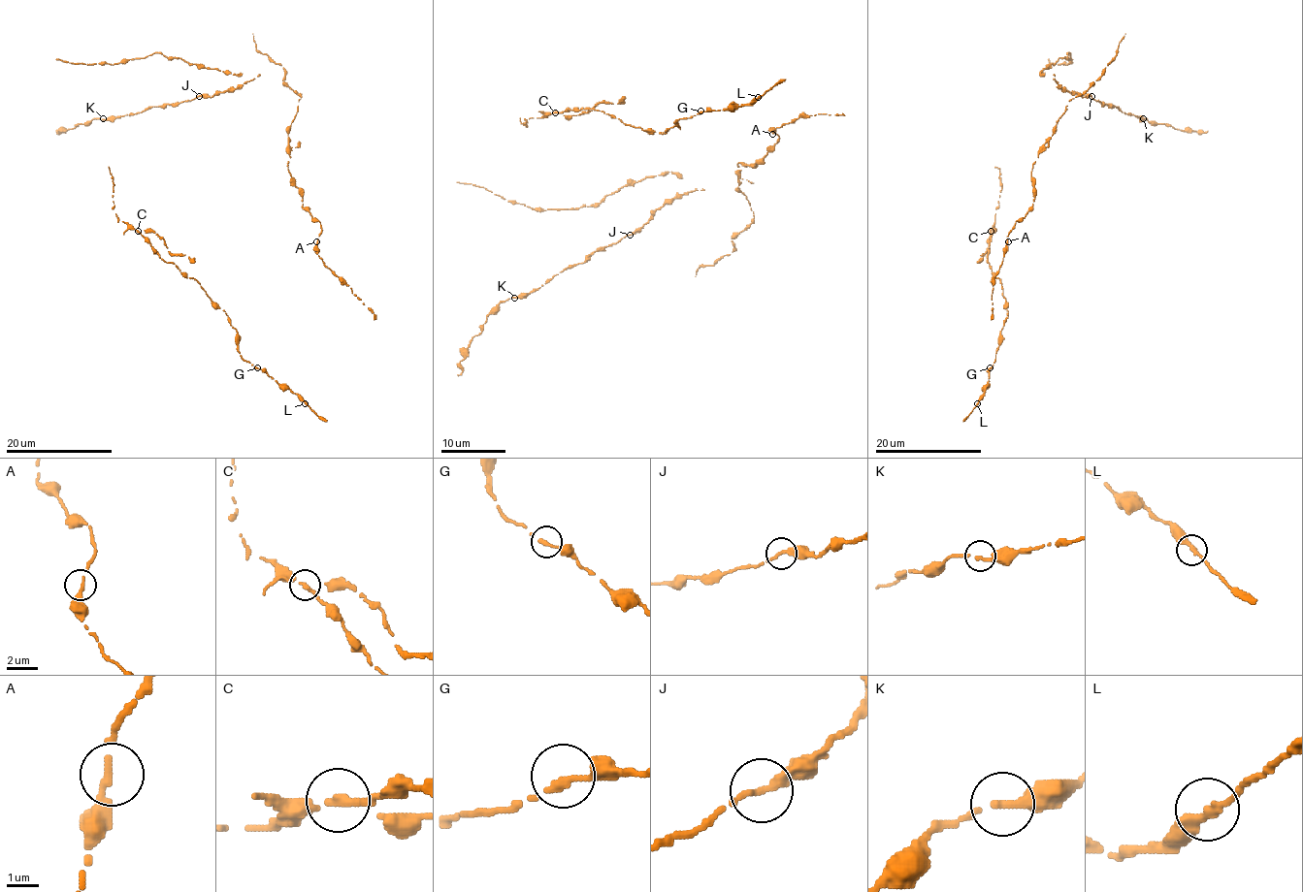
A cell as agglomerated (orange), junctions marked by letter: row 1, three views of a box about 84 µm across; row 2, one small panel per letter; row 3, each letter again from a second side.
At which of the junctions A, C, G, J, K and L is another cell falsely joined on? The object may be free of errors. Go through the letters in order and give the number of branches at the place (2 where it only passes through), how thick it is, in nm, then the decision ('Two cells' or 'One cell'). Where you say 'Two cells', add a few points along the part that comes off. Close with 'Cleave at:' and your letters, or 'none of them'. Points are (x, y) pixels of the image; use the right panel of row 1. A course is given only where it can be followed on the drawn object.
A: Branches: 2. Thickness 240 nm. One cell
C: Branches: 2. Thickness 240 nm. Two cells. Course of the part to remove: (991, 231), (1001, 183), (999, 170), (994, 166)
G: Branches: 2. Thickness 240 nm. One cell
J: Branches: 2. Thickness 280 nm. One cell
K: Branches: 2. Thickness 240 nm. One cell
L: Branches: 2. Thickness 240 nm. One cell
Cleave at: C

